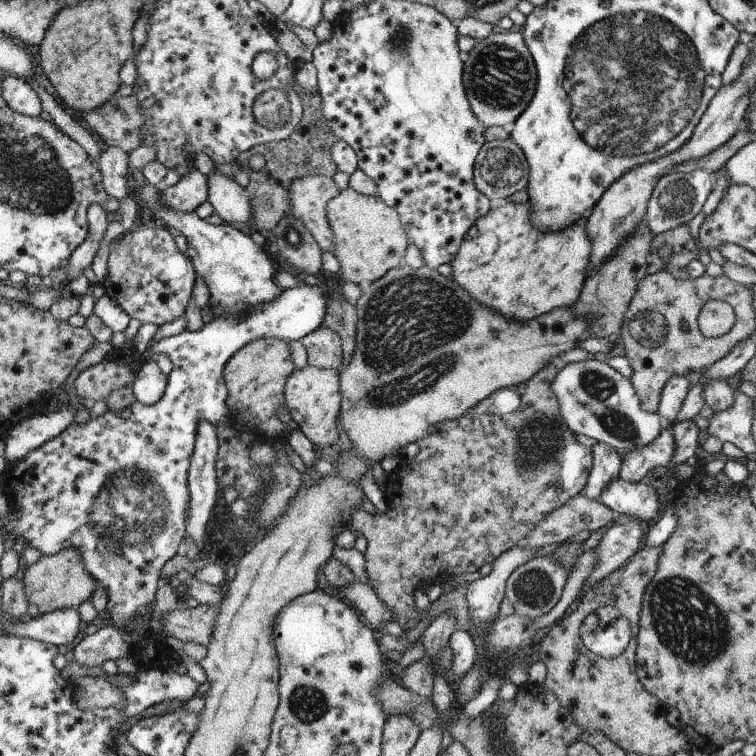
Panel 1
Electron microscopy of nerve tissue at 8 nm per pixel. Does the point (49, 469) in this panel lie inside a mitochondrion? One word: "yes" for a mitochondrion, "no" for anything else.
no

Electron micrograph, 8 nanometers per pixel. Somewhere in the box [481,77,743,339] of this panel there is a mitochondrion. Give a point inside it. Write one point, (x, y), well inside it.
(678, 196)

